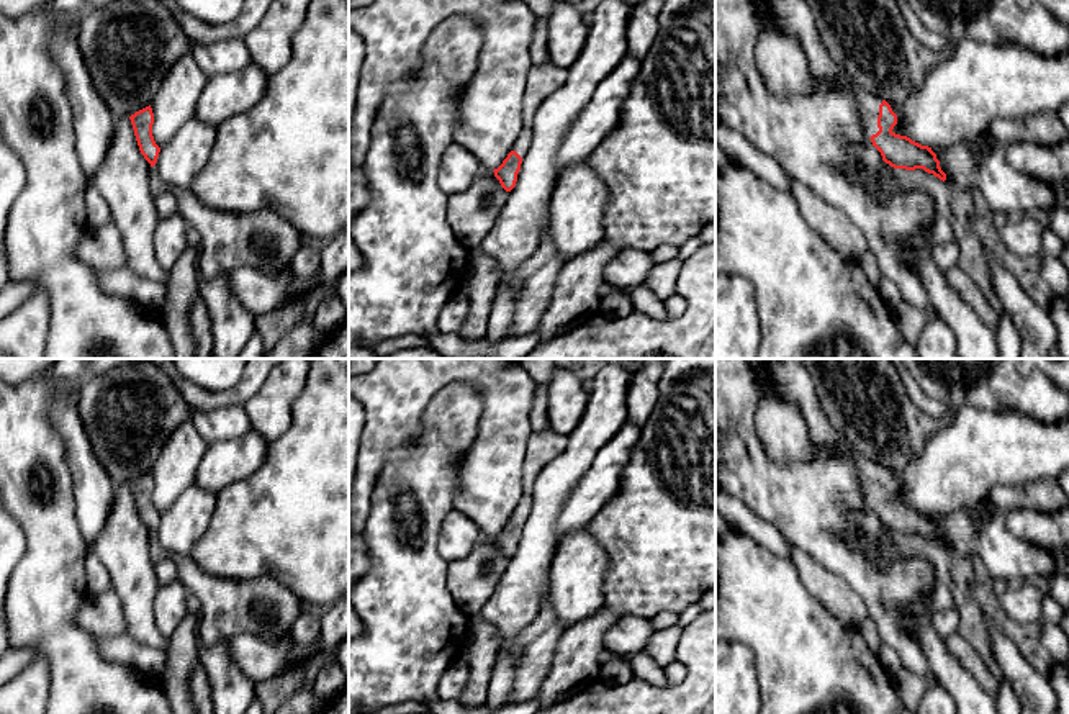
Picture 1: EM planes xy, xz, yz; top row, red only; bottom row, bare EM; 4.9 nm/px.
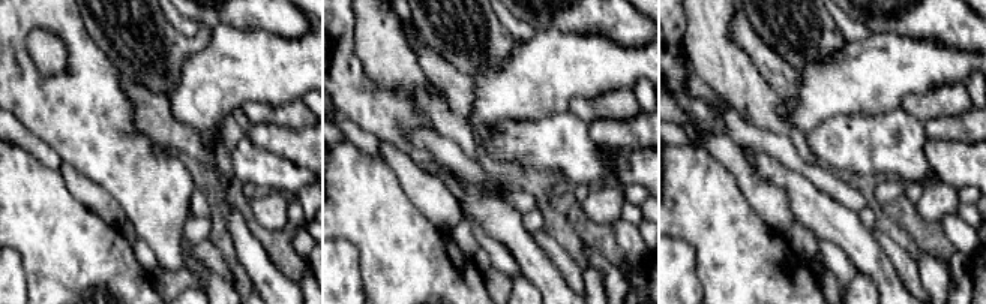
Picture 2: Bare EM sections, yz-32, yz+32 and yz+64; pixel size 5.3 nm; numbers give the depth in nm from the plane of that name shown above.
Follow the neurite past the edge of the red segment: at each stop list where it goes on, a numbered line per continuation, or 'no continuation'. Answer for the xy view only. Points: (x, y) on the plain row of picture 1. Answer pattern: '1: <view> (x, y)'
no continuation

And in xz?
1: xz (523, 510)

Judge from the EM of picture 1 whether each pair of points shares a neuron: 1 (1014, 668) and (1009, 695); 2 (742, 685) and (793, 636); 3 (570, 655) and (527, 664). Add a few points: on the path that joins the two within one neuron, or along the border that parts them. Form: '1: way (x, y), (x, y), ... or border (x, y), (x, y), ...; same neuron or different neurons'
1: border (1002, 675), (1019, 696); different neurons
2: border (732, 641), (745, 644), (753, 654), (760, 696); different neurons
3: border (565, 629), (537, 695); different neurons

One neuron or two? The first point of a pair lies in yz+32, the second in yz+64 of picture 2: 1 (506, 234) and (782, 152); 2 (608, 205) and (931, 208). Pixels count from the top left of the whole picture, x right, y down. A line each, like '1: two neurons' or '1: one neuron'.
1: two neurons
2: one neuron

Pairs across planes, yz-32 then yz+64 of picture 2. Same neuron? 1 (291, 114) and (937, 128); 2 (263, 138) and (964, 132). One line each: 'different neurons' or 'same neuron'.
1: different neurons
2: same neuron

